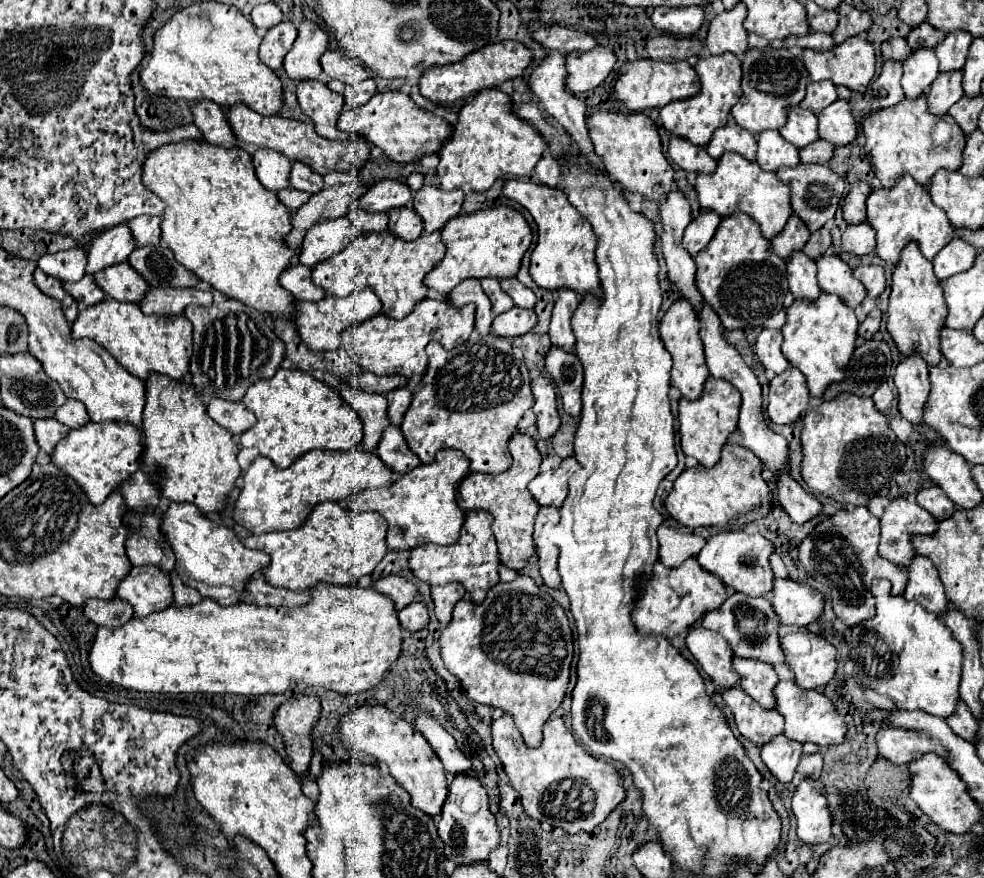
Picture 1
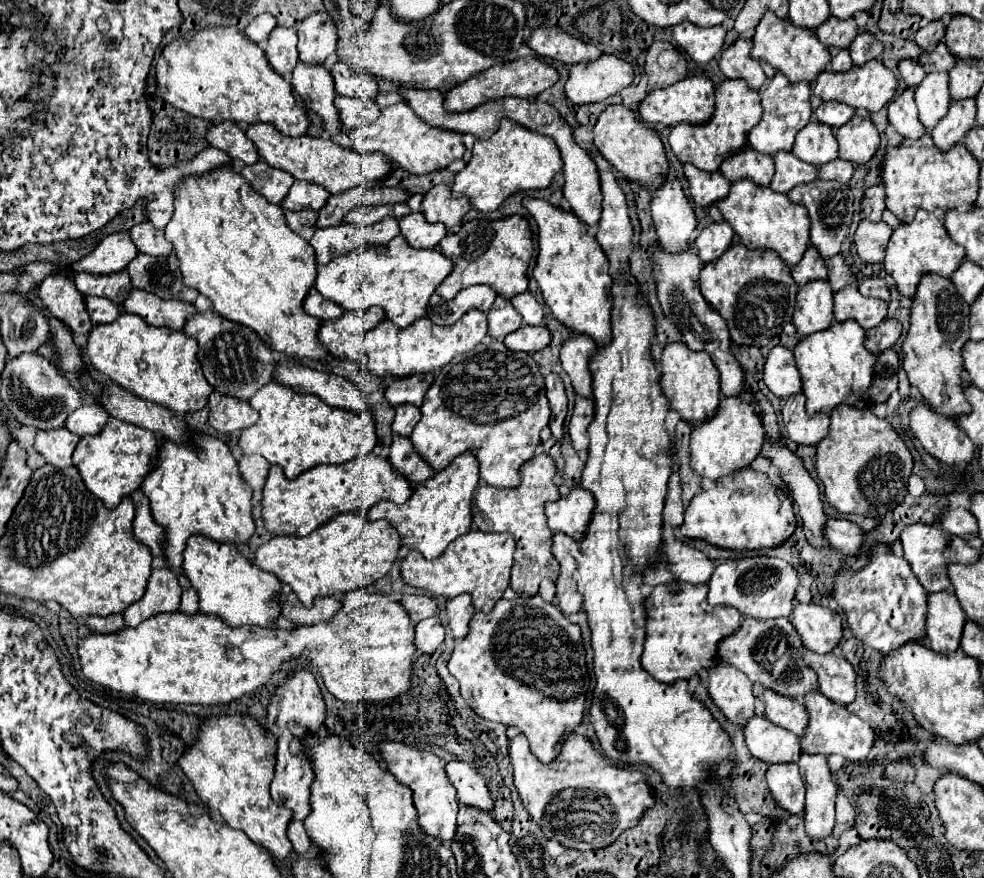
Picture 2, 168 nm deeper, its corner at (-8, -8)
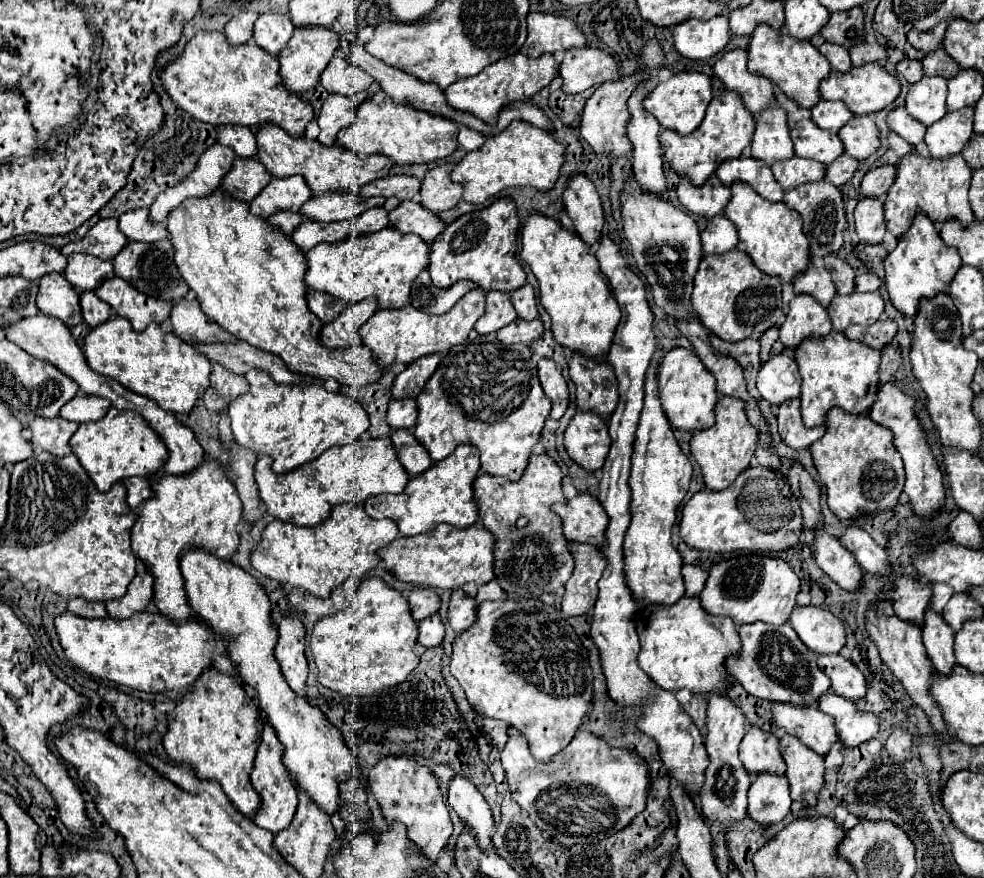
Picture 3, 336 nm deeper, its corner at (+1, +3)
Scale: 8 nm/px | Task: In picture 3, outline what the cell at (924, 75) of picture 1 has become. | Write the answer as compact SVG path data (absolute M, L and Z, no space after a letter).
M923 76L919 84L911 84L907 92L907 112L923 122L925 126L931 126L939 118L947 114L947 80L943 76Z

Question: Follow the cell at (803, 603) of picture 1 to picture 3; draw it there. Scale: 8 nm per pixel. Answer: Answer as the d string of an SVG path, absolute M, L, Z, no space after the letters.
M795 606L789 624L799 634L799 640L813 652L837 654L845 646L843 622L829 610L819 606Z

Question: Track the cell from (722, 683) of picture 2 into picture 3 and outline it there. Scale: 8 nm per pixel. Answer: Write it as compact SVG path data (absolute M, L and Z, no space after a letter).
M709 694L707 706L707 754L709 766L705 772L705 784L701 790L703 816L711 820L713 830L731 830L733 822L747 814L747 790L751 780L743 764L739 764L739 744L745 736L745 714L727 694Z

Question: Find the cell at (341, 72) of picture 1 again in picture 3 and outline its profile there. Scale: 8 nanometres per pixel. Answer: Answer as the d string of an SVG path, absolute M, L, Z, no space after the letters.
M335 56L321 74L321 84L327 92L355 96L373 84L373 78L359 66L351 64L345 56Z

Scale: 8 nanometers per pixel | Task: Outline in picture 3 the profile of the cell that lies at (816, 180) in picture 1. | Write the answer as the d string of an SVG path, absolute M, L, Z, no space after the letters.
M819 180L819 184L801 184L799 188L791 188L783 194L783 202L797 210L803 218L803 232L809 240L811 254L823 258L827 254L835 254L843 244L843 228L845 228L845 208L839 188L829 180Z

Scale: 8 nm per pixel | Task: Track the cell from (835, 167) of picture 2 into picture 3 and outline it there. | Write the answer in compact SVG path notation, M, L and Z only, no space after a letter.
M843 154L843 156L839 156L839 160L833 160L827 166L827 180L833 182L835 186L843 186L847 180L851 180L857 166L859 166L859 162L855 158Z

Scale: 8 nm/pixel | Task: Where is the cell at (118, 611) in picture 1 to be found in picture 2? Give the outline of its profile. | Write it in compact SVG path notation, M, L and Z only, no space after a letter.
M106 615L106 617L88 617L86 625L90 627L90 631L96 633L116 633L120 629L124 629L124 619L122 615Z

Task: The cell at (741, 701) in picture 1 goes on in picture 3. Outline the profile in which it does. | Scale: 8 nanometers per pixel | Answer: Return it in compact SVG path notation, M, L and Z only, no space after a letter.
M751 726L749 732L745 734L739 748L739 758L747 768L747 772L757 772L757 774L785 772L783 754L779 754L779 736L773 732L765 732L757 726Z

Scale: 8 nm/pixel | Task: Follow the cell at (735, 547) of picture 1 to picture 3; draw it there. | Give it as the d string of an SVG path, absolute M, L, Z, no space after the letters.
M741 554L729 560L721 560L709 570L707 584L699 594L699 598L707 612L717 616L729 616L735 624L749 624L763 620L767 624L779 626L787 622L795 606L797 592L799 592L799 578L791 570L787 560L761 554Z

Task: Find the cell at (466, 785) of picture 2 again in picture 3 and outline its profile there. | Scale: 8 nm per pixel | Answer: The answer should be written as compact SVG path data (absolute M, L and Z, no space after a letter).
M453 774L449 782L449 792L447 800L451 808L457 812L457 816L469 824L479 840L479 846L485 850L491 844L491 828L493 828L493 818L491 818L491 808L483 800L483 794L467 780L467 776L457 776Z

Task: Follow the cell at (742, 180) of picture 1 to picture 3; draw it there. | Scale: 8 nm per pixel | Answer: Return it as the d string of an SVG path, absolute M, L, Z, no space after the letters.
M733 182L731 184L731 200L723 212L737 228L739 248L751 256L755 266L761 272L777 274L785 282L793 282L793 278L805 270L809 264L809 242L801 230L801 216L781 202L763 200L749 184Z

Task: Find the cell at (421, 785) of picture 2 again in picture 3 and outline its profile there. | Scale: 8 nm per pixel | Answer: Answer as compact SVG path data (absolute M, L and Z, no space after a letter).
M387 756L379 760L367 778L369 790L381 806L383 816L395 822L403 822L407 826L409 840L413 840L427 858L437 860L439 850L447 844L453 832L453 824L433 770L421 766L415 758L409 756Z

